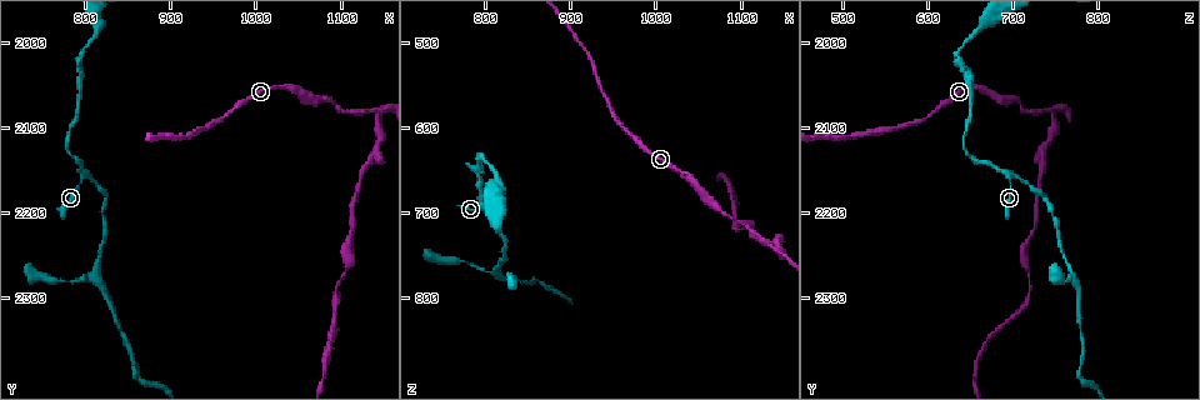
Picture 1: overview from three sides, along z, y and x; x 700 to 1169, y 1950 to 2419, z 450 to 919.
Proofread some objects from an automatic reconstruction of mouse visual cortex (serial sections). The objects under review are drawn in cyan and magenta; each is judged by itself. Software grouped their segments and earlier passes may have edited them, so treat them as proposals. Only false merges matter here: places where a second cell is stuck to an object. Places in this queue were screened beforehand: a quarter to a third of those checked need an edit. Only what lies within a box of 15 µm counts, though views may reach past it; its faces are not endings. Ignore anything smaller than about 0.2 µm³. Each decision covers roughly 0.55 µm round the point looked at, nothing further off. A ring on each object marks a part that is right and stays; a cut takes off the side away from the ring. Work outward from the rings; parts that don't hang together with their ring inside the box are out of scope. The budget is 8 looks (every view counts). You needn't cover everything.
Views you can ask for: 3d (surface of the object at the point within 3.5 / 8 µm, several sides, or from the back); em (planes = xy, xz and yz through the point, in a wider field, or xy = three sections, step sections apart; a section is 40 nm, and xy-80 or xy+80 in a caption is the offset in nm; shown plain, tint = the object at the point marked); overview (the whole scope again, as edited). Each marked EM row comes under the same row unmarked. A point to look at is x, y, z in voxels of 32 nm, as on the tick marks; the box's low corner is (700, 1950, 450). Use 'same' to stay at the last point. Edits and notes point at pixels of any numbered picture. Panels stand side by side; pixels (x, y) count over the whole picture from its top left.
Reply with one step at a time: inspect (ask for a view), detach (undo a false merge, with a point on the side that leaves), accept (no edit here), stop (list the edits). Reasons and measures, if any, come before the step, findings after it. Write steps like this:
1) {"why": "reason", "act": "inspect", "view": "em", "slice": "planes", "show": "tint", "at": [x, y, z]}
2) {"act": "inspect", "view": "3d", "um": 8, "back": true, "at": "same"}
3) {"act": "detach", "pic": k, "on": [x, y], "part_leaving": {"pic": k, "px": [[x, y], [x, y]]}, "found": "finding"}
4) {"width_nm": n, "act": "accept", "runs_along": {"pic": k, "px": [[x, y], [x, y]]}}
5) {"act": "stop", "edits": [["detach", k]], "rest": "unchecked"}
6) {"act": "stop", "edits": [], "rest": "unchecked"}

{"why": "sudden change in width", "act": "inspect", "view": "3d", "um": 3.5, "at": [790, 2150, 690]}

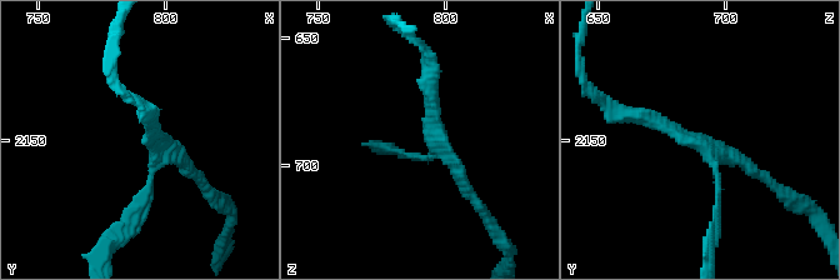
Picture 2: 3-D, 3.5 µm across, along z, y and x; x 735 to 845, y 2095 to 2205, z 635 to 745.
{"act": "inspect", "view": "em", "slice": "xy", "step": 2, "show": "tint", "at": [794, 2151, 687]}

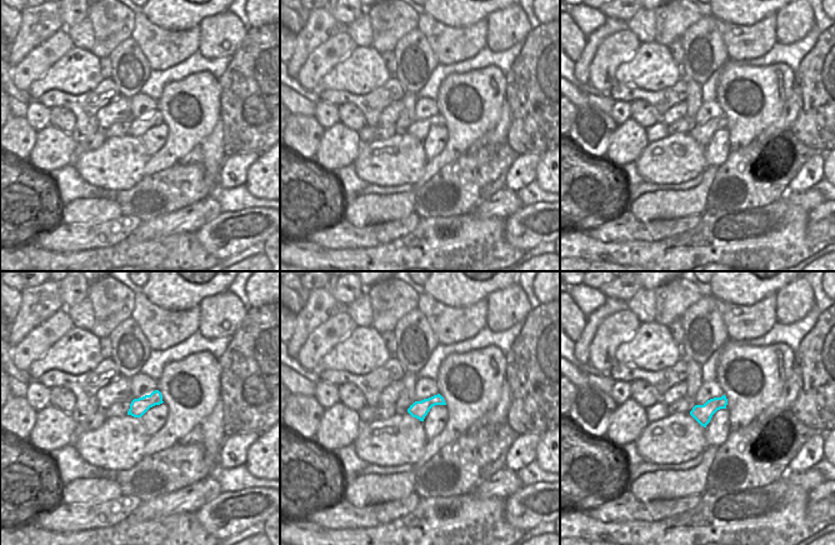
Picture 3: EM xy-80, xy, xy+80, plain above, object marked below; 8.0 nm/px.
{"act": "accept", "found": "one cell here"}

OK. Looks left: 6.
{"why": "abrupt turn", "act": "inspect", "view": "3d", "um": 8, "at": [800, 2010, 635]}

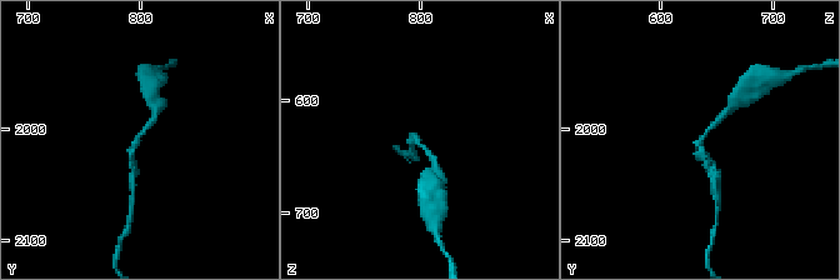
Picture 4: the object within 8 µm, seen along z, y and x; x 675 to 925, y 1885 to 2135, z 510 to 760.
{"act": "inspect", "view": "3d", "um": 3.5, "at": [798, 2014, 636]}

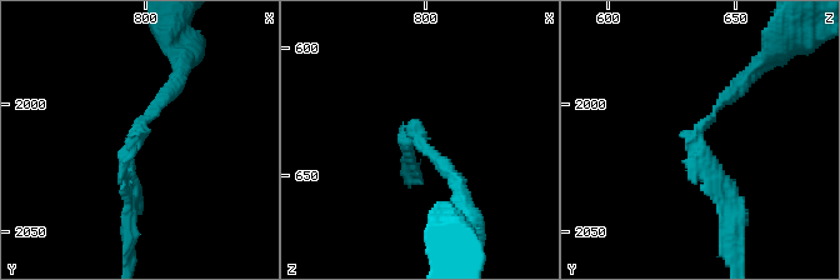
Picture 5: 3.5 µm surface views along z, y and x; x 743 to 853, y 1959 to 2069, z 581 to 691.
{"arm_widths_nm": [150, 200], "act": "detach", "pic": 5, "on": [159, 100], "part_leaving": {"pic": 5, "px": [[140, 131], [179, 81], [175, 50]]}, "found": "two cells meet here"}

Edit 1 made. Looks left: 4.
{"why": "two arms in line, one across", "act": "inspect", "view": "3d", "um": 8, "at": [1140, 2080, 745]}

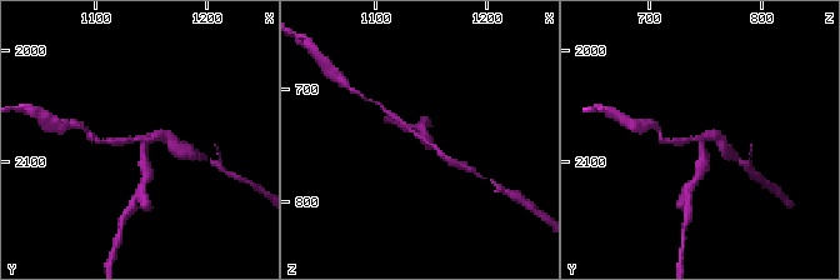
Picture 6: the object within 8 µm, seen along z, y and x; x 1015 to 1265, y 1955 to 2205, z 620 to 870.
{"act": "inspect", "view": "3d", "um": 3.5, "at": [1138, 2078, 744]}

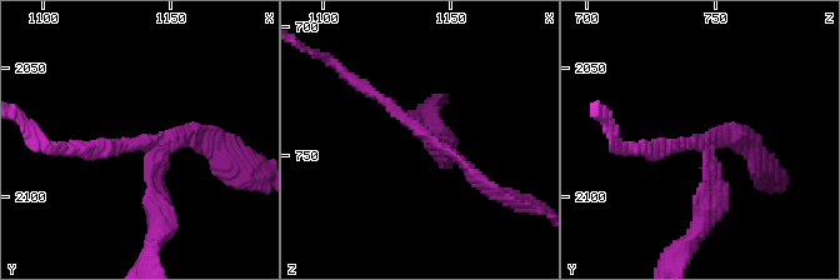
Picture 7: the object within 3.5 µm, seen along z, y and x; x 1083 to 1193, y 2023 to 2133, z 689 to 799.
{"arms": 3, "arm_widths_nm": [150, 150, 200], "why": "shape alone is not enough", "act": "inspect", "view": "em", "slice": "xy", "step": 3, "show": "tint", "at": [1140, 2080, 743]}

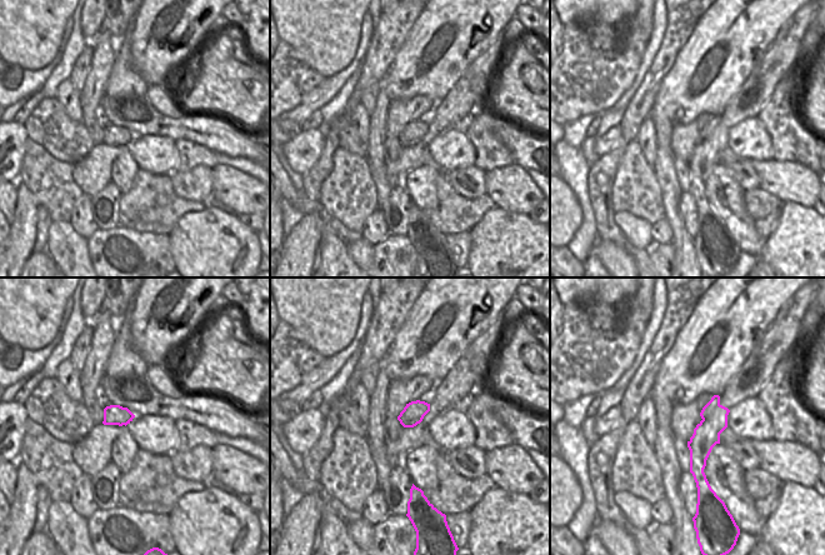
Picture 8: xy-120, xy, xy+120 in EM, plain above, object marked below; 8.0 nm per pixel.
{"act": "detach", "pic": 7, "on": [718, 199], "found": "a second cell is stuck on"}

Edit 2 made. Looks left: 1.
{"act": "stop", "edits": [["detach", 5], ["detach", 7]], "rest": "unchecked"}

